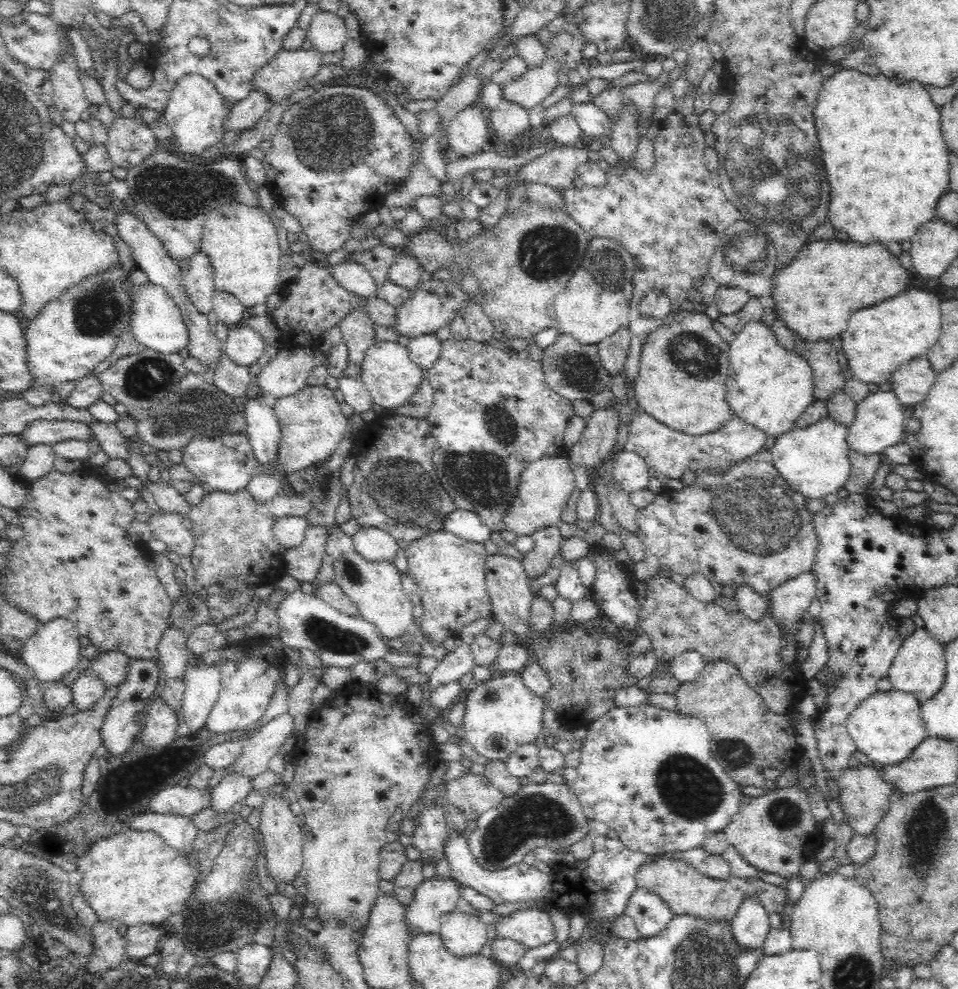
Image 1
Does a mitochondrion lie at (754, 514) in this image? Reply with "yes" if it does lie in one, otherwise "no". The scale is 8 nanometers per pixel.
yes

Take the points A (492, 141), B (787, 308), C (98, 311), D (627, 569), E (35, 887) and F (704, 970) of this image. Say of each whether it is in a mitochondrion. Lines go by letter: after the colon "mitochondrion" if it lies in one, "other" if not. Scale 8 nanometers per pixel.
A: other
B: other
C: mitochondrion
D: other
E: mitochondrion
F: mitochondrion

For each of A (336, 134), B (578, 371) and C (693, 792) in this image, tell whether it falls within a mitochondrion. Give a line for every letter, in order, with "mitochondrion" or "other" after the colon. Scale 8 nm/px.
A: mitochondrion
B: mitochondrion
C: mitochondrion

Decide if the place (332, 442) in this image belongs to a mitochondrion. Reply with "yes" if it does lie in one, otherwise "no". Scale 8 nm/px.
no

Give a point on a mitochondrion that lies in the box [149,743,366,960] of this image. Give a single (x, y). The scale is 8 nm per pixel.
(210, 929)

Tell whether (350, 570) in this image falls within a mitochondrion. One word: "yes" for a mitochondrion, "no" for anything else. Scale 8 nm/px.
yes

